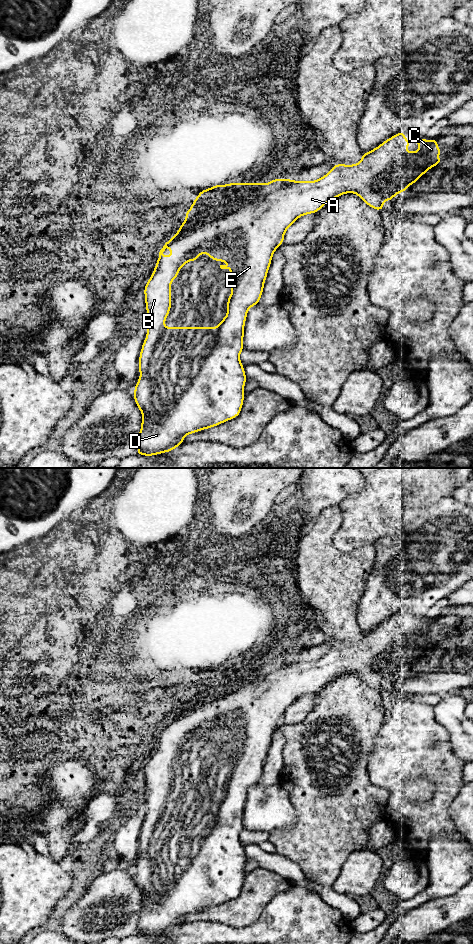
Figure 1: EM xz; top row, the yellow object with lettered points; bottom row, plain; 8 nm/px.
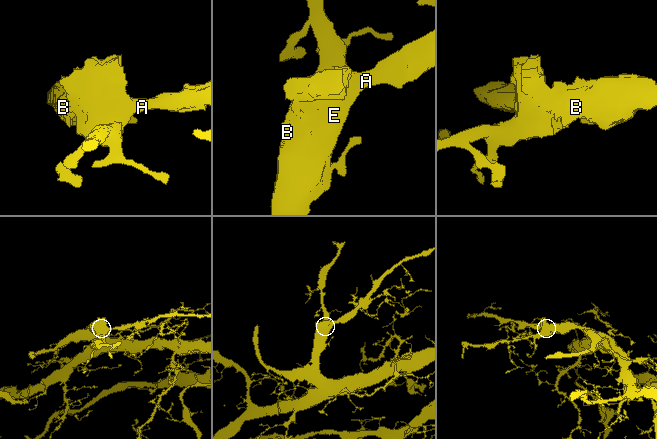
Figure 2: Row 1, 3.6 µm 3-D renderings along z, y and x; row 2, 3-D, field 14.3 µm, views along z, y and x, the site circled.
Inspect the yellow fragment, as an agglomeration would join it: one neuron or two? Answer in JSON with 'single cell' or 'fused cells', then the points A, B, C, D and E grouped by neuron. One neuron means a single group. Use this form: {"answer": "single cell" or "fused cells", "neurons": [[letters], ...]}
{"answer": "single cell", "neurons": [["A", "B", "C", "D", "E"]]}

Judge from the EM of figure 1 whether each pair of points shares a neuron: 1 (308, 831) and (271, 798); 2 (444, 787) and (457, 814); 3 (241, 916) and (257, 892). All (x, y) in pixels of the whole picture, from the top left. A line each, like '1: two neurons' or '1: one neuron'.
1: two neurons
2: two neurons
3: one neuron

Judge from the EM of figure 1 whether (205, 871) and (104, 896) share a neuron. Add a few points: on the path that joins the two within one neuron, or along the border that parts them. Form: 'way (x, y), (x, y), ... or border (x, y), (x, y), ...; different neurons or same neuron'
border (132, 874), (142, 895), (141, 909), (138, 912); different neurons

